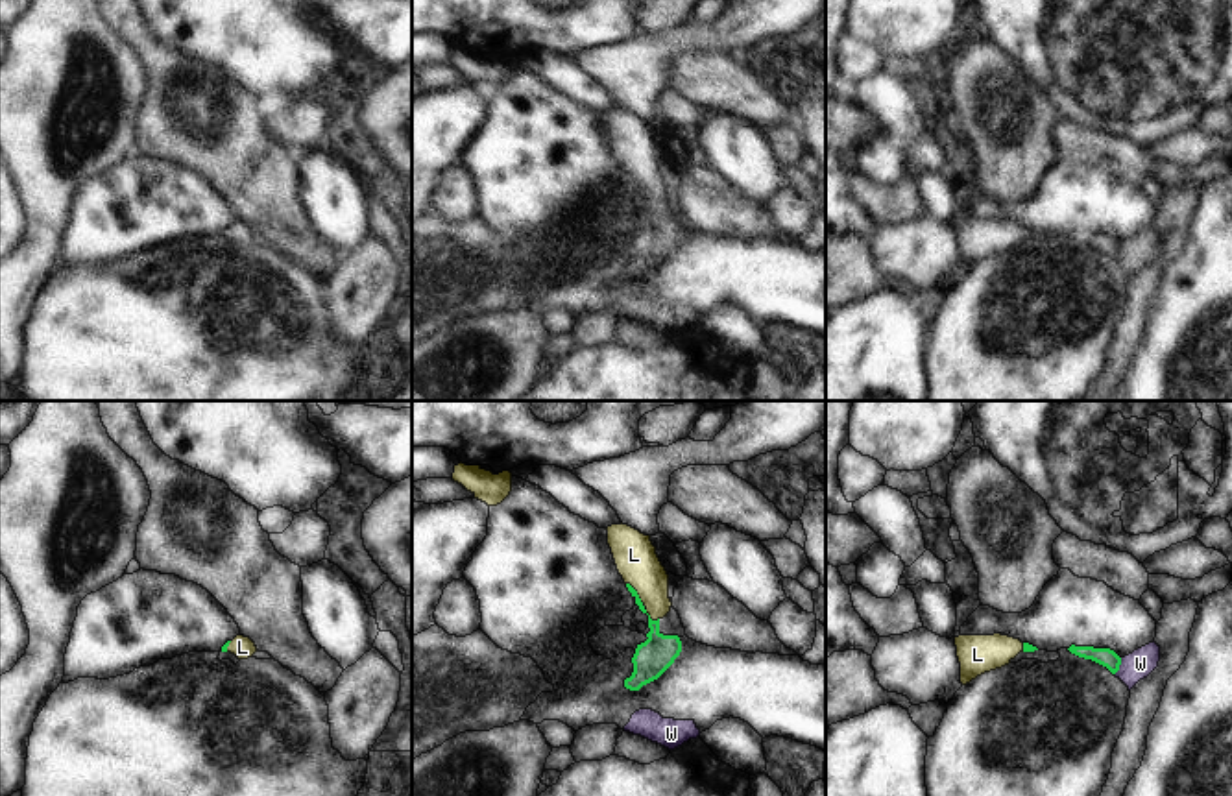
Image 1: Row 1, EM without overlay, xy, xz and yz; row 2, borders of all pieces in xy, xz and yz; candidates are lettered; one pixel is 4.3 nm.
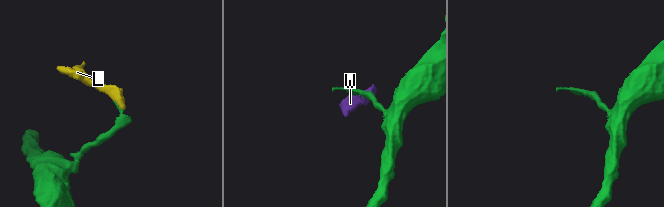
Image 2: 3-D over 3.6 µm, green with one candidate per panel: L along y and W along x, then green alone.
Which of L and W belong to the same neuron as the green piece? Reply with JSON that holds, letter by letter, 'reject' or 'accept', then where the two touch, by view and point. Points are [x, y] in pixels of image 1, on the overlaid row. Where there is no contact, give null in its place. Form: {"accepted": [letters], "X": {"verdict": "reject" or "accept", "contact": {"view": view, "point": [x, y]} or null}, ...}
{"accepted": ["L"], "L": {"verdict": "accept", "contact": {"view": "xz", "point": [636, 593]}}, "W": {"verdict": "reject", "contact": {"view": "yz", "point": [1118, 667]}}}

